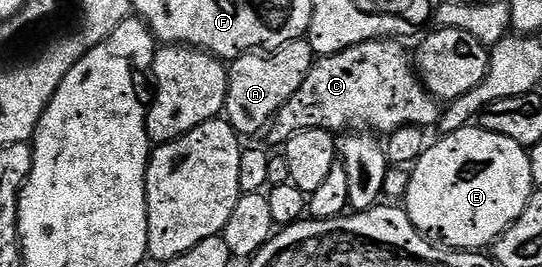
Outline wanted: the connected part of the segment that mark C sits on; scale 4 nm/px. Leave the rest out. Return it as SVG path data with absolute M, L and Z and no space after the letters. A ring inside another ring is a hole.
M393 37L369 39L338 55L318 58L307 73L303 85L299 85L295 97L291 97L291 101L287 101L287 105L283 105L283 109L279 109L279 113L273 116L273 121L267 128L270 141L283 145L303 129L323 129L334 133L364 132L368 129L378 136L388 137L394 131L404 131L407 127L429 129L432 123L434 126L440 120L442 108L421 82L414 56L410 52L408 55L401 43L404 42Z

